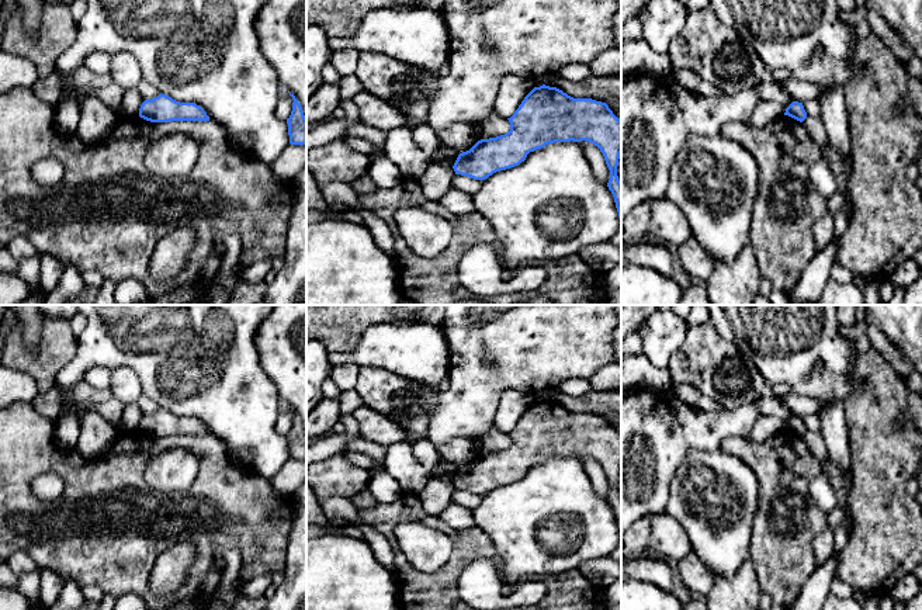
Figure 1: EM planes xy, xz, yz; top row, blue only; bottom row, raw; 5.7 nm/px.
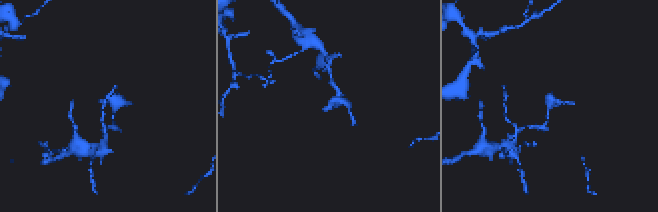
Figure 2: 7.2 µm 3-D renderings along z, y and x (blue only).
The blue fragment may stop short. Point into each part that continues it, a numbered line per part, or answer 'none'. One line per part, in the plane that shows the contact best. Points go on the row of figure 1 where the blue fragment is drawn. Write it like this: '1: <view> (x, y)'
none

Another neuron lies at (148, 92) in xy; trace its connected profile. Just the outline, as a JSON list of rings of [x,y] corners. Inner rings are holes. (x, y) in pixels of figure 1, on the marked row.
[[[142,80],[136,90],[141,93],[143,100],[152,100],[160,94],[159,90],[146,80]]]

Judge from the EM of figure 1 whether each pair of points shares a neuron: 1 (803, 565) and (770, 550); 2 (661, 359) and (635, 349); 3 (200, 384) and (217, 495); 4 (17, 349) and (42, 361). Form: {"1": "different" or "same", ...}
{"1": "same", "2": "different", "3": "different", "4": "same"}

